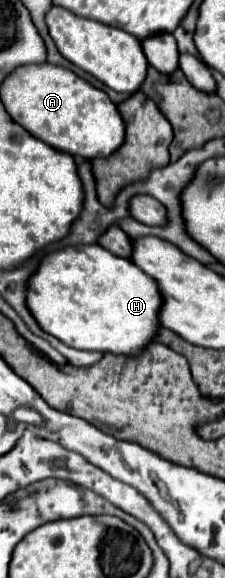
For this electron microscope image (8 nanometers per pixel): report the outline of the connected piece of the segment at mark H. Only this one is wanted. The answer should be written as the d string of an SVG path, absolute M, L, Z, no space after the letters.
M69 245L47 253L37 271L27 281L25 303L29 313L35 317L39 327L63 341L73 349L101 351L101 353L139 353L147 343L151 343L157 331L157 309L161 305L161 295L153 285L153 279L145 277L129 259L121 259L109 253L101 245Z

